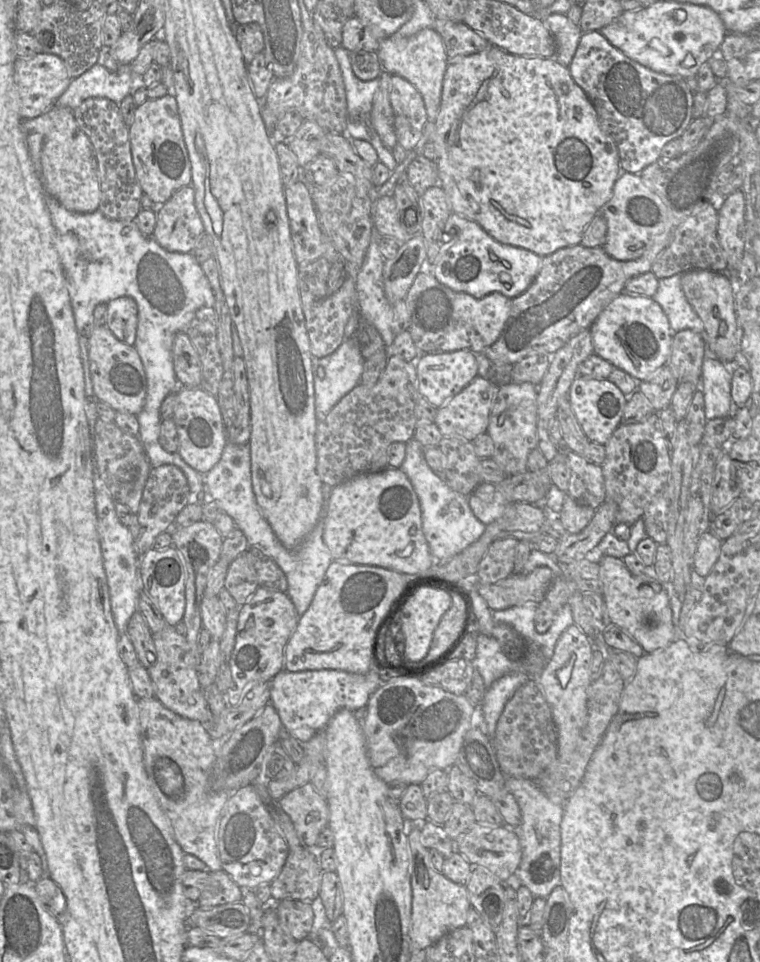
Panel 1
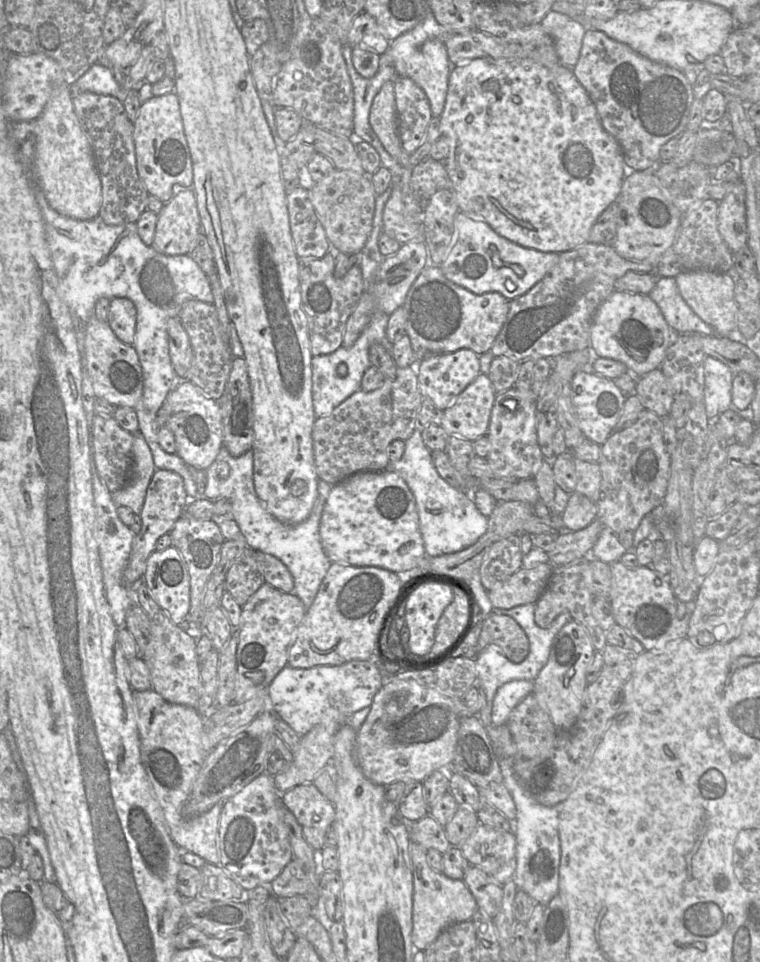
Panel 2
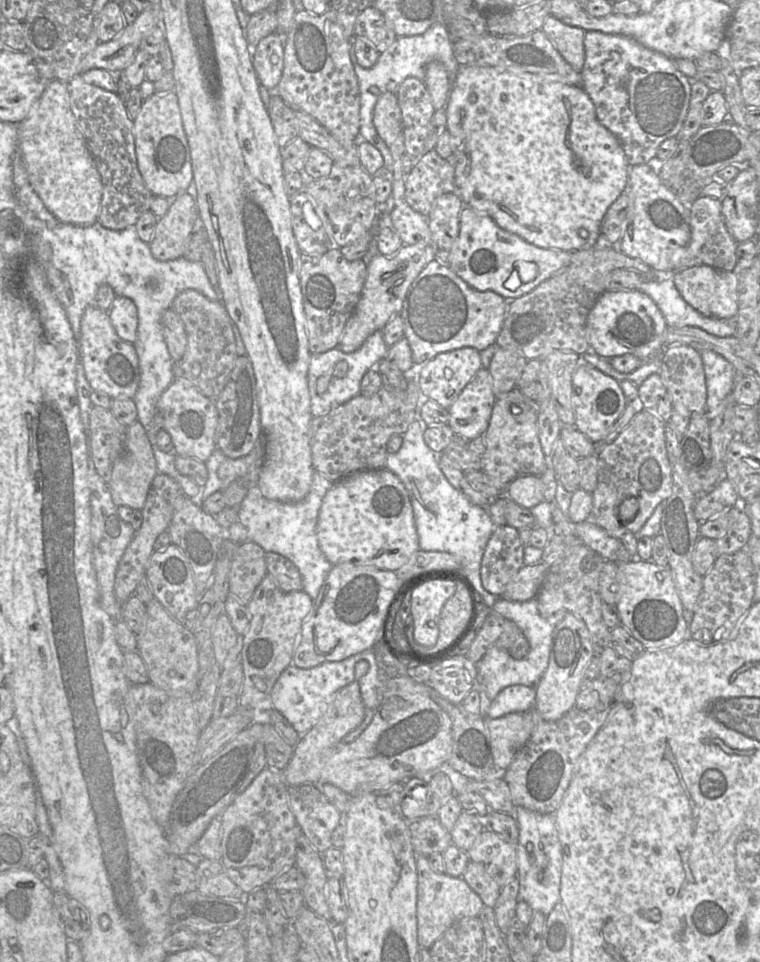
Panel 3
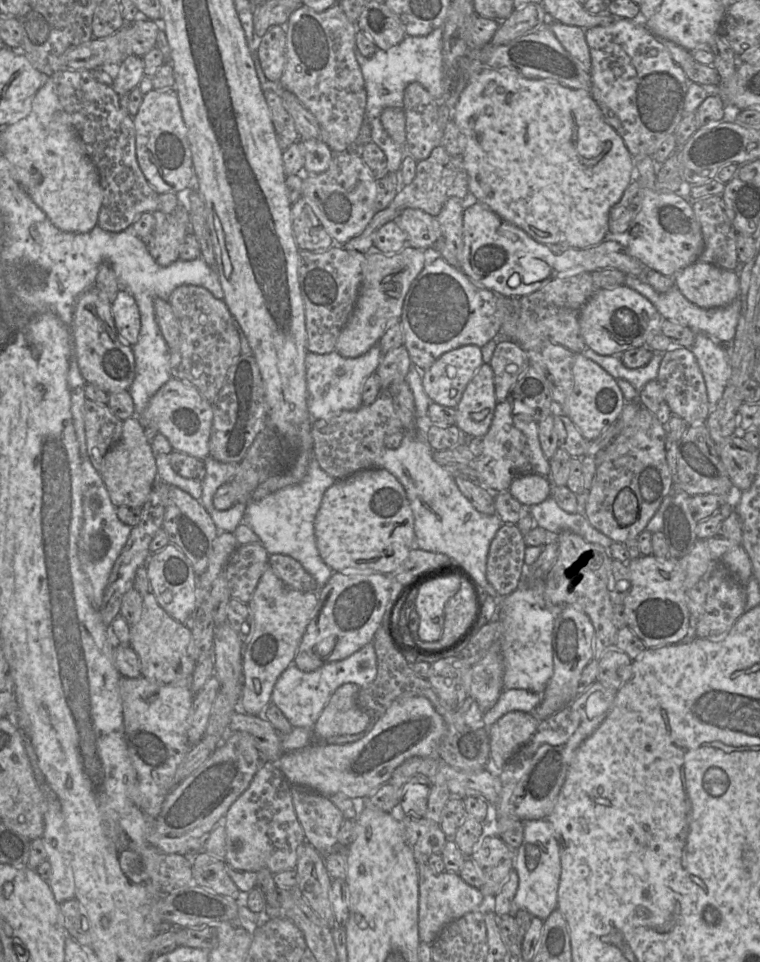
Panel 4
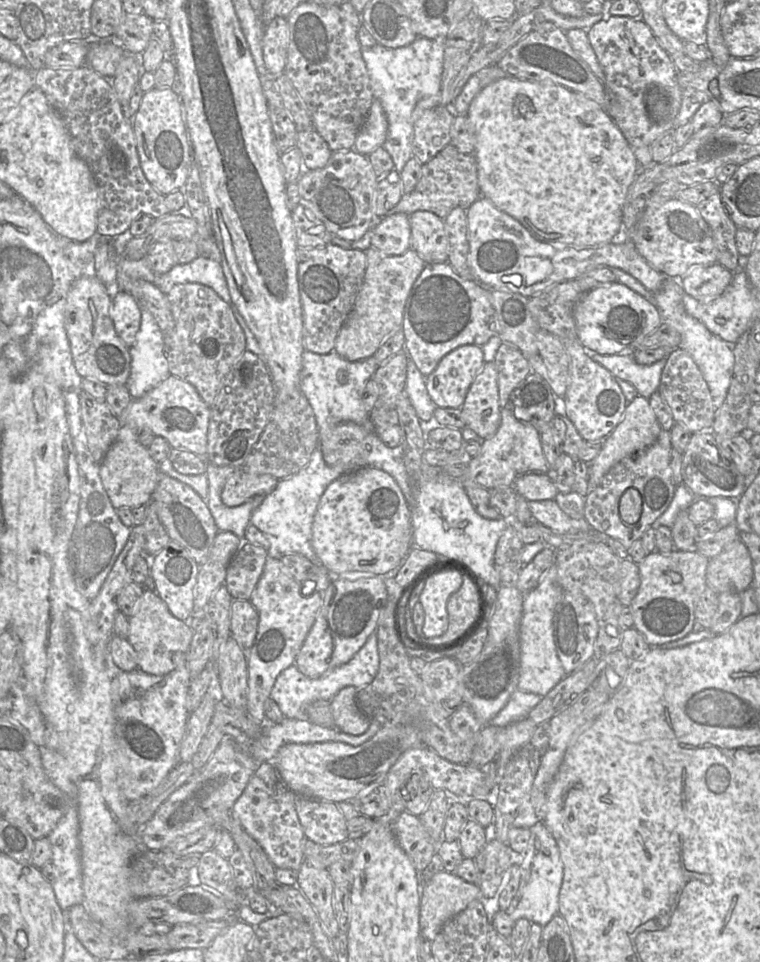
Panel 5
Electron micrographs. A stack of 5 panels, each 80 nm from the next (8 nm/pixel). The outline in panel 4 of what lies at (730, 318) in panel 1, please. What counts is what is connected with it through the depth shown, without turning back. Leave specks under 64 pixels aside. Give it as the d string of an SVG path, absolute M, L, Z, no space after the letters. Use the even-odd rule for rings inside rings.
M695 262L673 277L684 297L704 309L723 307L739 298L737 272L706 262Z

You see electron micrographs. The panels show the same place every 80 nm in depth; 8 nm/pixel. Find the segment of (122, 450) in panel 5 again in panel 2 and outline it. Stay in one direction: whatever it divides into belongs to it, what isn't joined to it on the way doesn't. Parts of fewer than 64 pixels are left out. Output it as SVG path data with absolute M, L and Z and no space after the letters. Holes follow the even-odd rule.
M140 432L133 434L132 465L127 483L112 493L117 506L126 506L134 514L141 513L146 491L156 470L152 452Z

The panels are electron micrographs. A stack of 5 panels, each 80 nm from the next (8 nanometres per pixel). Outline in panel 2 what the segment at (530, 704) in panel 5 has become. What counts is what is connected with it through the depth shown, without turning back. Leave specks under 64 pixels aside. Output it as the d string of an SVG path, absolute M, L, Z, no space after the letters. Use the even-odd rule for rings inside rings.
M512 680L500 686L493 699L492 724L506 724L511 711L533 691L534 683L530 680Z

